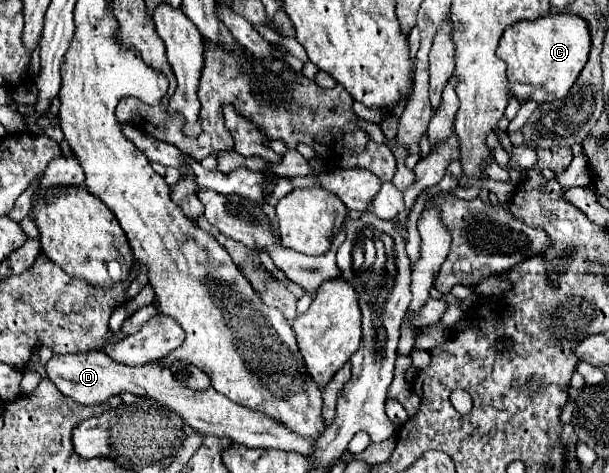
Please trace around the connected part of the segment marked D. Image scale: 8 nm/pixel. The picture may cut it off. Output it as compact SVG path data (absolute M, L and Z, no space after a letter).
M91 351L89 355L53 355L47 363L47 375L57 385L57 389L75 399L81 405L93 405L103 403L113 395L119 395L123 391L129 391L133 395L151 397L157 399L161 405L173 409L181 415L181 419L193 427L195 431L203 435L215 435L215 437L227 437L235 443L241 443L245 447L265 447L265 449L285 449L285 451L297 451L301 455L313 455L313 449L317 449L315 439L299 437L285 425L277 423L275 419L267 417L261 411L253 411L249 407L243 407L225 395L217 393L213 387L195 391L187 385L181 385L169 371L169 367L161 365L159 361L145 363L141 367L129 367L115 363L109 355L101 351Z

